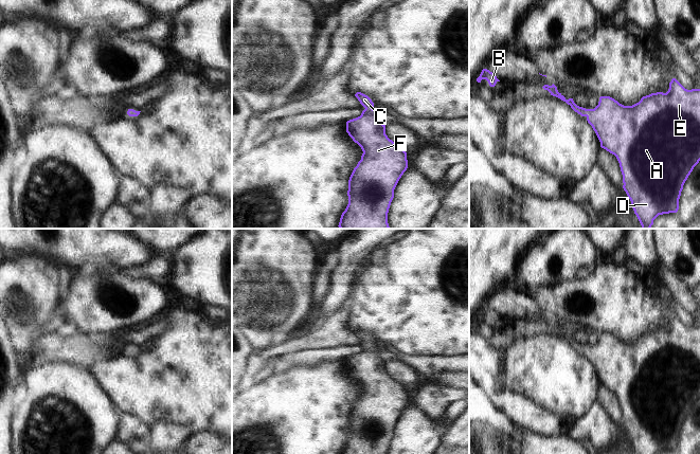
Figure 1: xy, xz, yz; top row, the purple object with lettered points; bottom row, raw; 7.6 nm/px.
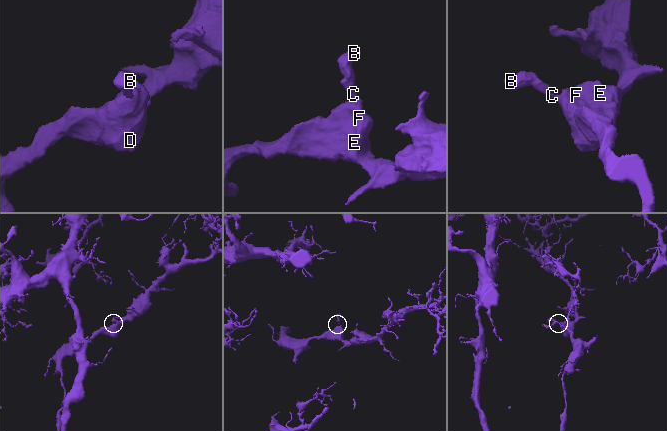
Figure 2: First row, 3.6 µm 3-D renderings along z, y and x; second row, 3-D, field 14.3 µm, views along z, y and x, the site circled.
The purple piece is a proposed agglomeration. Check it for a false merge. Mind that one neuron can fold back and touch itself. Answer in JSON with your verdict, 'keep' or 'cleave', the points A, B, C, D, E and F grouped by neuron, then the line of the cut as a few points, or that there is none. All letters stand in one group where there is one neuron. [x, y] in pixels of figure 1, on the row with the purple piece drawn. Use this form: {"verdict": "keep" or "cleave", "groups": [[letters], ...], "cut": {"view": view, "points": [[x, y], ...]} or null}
{"verdict": "keep", "groups": [["A", "B", "C", "D", "E", "F"]], "cut": null}

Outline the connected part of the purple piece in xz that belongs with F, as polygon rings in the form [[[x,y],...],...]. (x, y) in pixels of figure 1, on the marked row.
[[[357,92],[365,108],[361,115],[346,122],[346,132],[363,153],[348,180],[348,204],[342,213],[340,229],[390,229],[388,213],[394,189],[408,168],[407,152],[385,134],[372,99]]]

